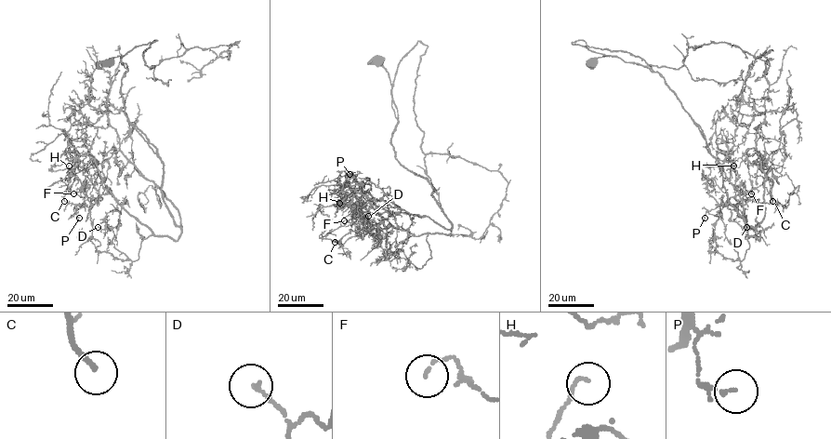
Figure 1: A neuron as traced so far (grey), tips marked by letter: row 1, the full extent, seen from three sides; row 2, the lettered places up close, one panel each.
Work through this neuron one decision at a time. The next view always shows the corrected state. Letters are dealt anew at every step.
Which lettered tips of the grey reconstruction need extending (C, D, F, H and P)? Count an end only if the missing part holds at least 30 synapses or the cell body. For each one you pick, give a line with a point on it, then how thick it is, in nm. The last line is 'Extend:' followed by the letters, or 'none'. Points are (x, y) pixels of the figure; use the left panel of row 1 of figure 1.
Extend: none

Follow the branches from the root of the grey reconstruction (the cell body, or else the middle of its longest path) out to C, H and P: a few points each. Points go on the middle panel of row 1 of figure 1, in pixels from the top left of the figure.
C: (376, 59), (388, 73), (398, 113), (395, 157), (430, 185), (451, 232), (415, 235), (368, 221), (335, 242)
H: (376, 59), (398, 113), (395, 157), (428, 180), (452, 228), (388, 212), (368, 192), (339, 203)
P: (376, 59), (398, 113), (395, 157), (428, 180), (452, 228), (377, 213), (363, 194), (342, 191), (349, 174)

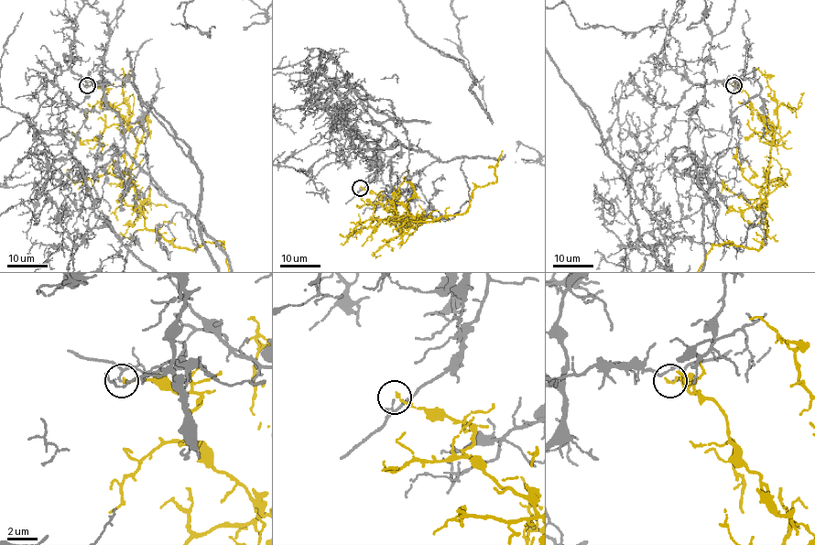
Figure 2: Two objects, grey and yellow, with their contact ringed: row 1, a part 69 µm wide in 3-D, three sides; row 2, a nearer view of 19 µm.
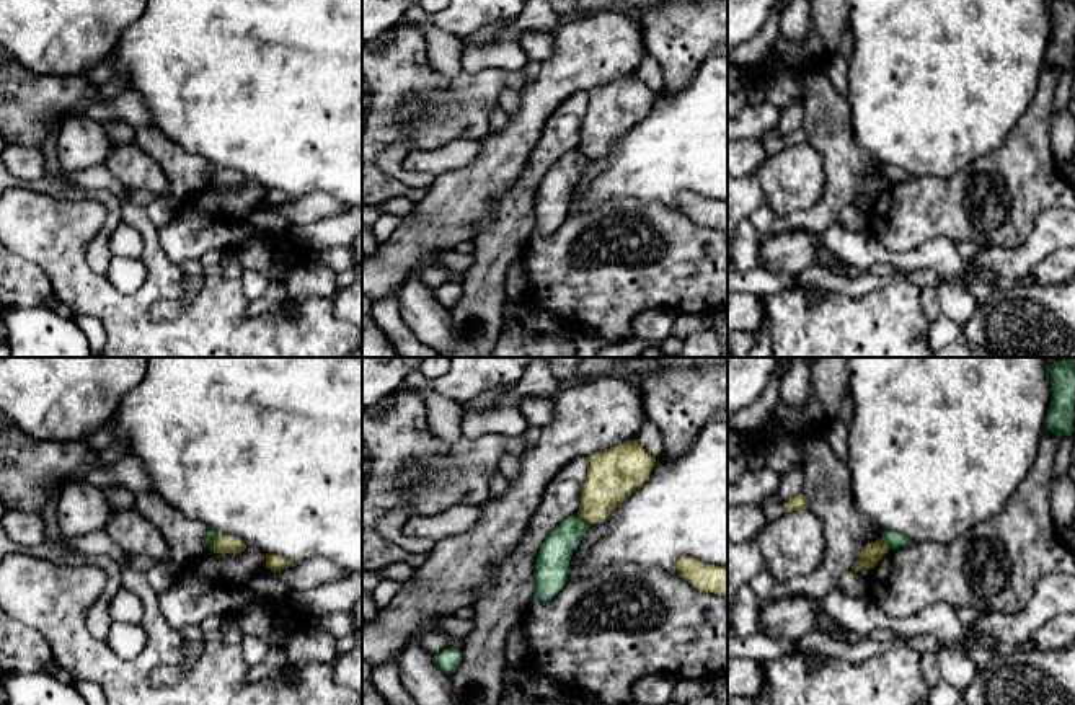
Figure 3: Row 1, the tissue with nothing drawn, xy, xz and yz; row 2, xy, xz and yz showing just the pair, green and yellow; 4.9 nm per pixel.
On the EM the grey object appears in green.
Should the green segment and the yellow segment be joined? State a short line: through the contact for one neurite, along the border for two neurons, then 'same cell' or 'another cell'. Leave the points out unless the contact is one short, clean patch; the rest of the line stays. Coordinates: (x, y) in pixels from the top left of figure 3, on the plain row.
yz (883, 168), (889, 183) | another cell

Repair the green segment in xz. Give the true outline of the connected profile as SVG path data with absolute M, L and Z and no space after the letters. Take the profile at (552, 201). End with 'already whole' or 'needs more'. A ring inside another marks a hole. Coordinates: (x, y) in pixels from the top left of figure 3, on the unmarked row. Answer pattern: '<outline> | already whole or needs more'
M576 149L556 160L545 173L535 196L533 220L537 232L548 235L566 220L571 188L589 162L591 158Z | already whole

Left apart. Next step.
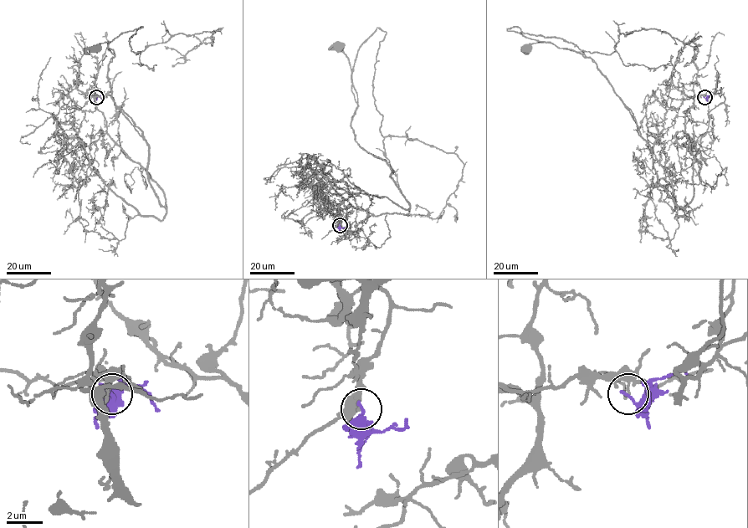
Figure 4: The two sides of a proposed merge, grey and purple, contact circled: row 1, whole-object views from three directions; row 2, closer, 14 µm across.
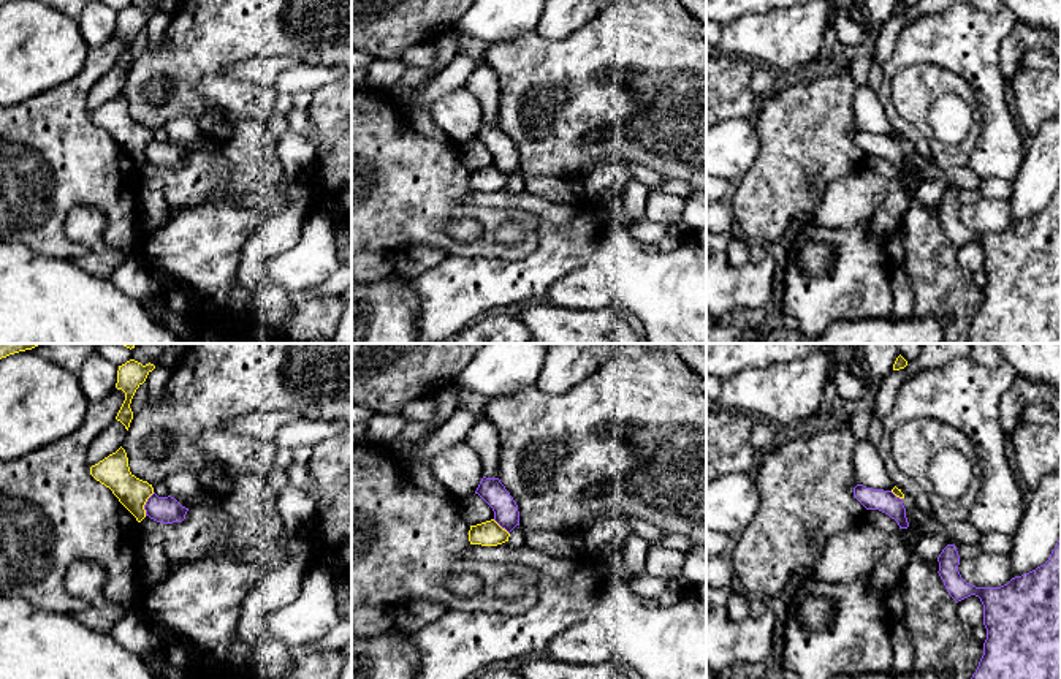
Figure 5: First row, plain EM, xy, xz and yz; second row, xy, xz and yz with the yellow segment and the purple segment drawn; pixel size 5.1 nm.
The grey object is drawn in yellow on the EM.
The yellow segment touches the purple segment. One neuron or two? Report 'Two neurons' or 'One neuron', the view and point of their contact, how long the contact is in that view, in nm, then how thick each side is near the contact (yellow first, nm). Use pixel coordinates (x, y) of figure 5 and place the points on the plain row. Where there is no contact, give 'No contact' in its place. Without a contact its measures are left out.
Two neurons. Touches yellow at xy (144, 149). Shared border 130 nm. Thickness 160 nm (yellow) against 140 nm

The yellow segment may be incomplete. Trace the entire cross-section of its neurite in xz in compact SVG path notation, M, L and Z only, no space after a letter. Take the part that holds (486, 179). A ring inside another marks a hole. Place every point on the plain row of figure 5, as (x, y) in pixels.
M494 165L470 171L470 190L497 192L508 187L510 179L502 174Z

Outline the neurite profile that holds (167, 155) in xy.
M155 138L147 144L144 155L146 161L162 169L182 168L188 157L174 142L158 142Z

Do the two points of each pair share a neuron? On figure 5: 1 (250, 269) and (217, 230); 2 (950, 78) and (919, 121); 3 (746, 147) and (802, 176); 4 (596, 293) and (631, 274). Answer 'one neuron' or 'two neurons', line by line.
1: two neurons
2: one neuron
3: two neurons
4: two neurons

